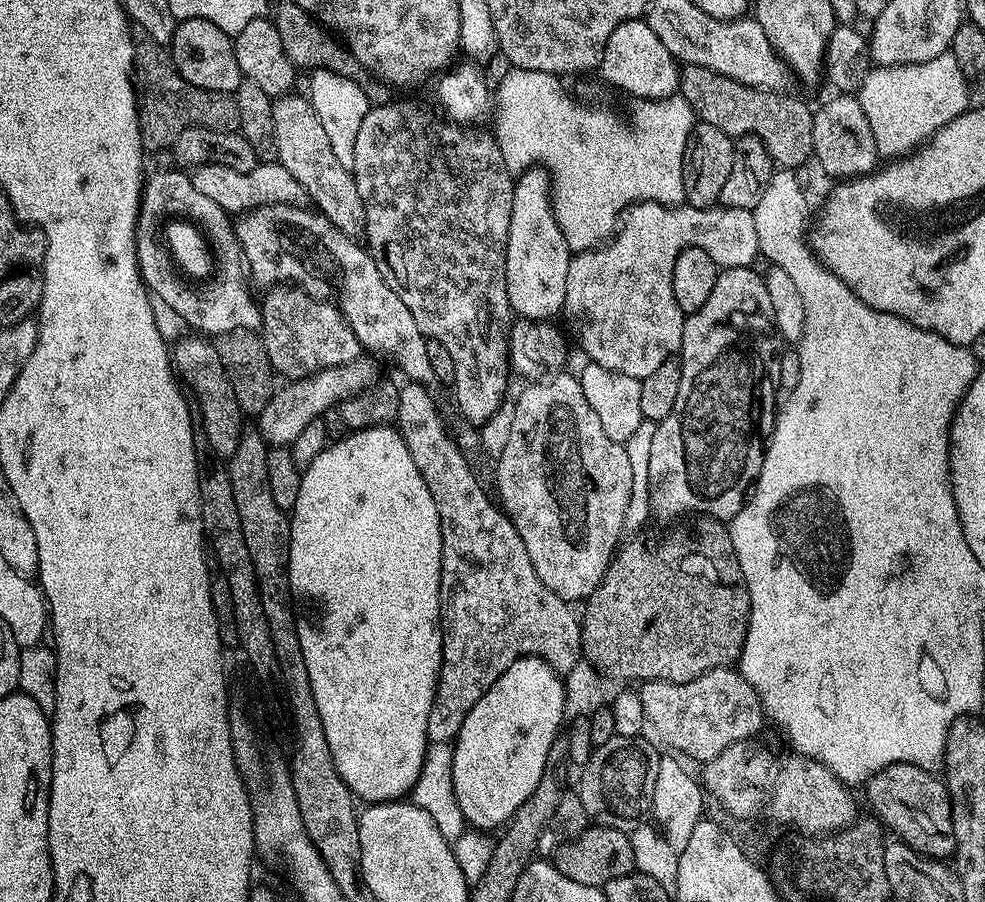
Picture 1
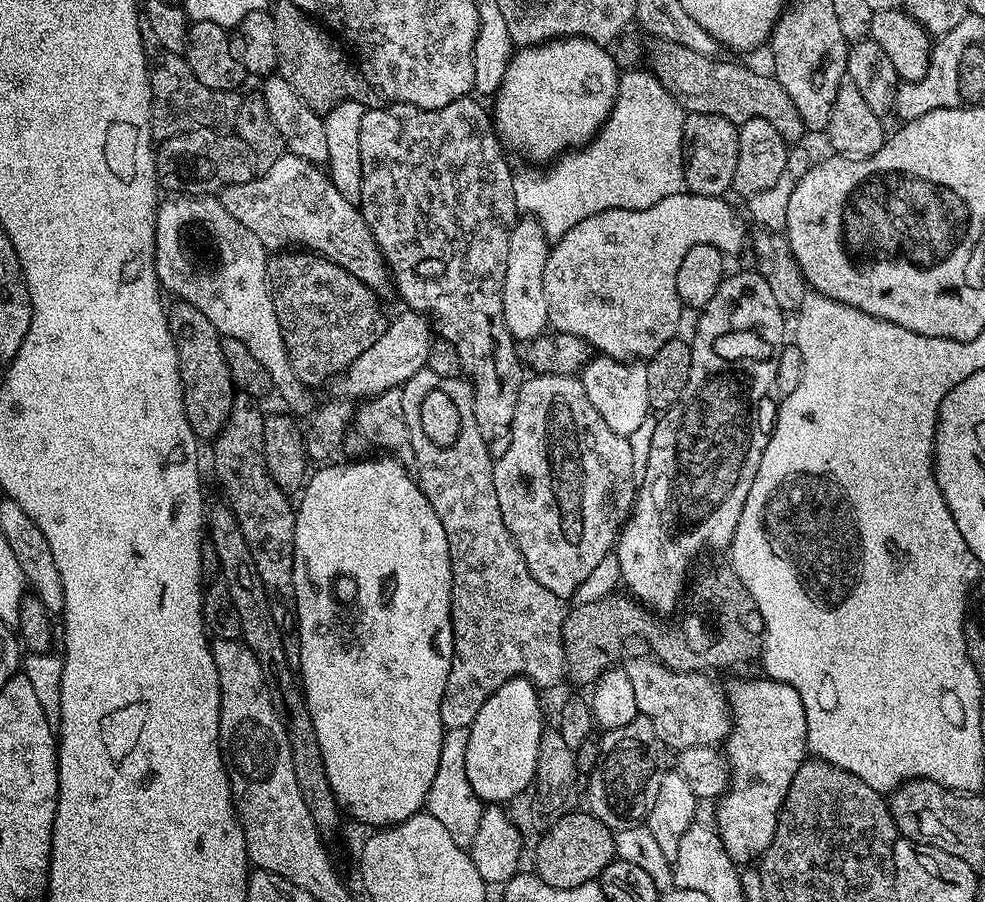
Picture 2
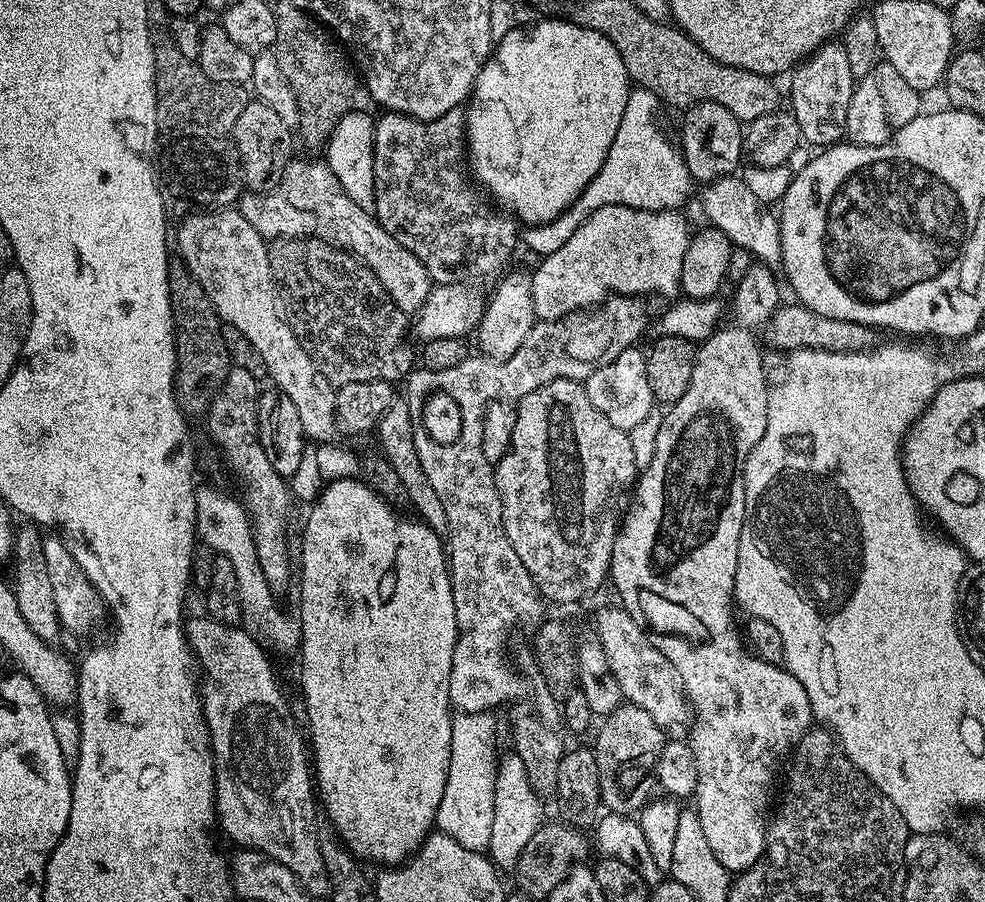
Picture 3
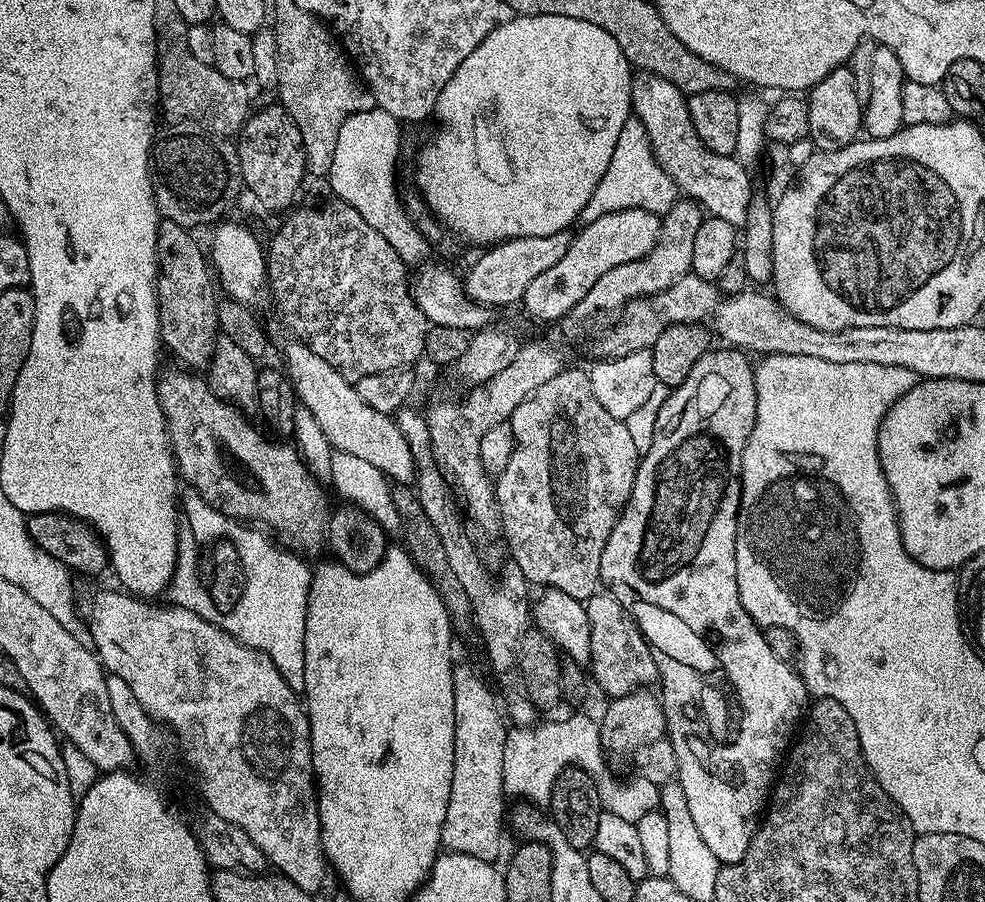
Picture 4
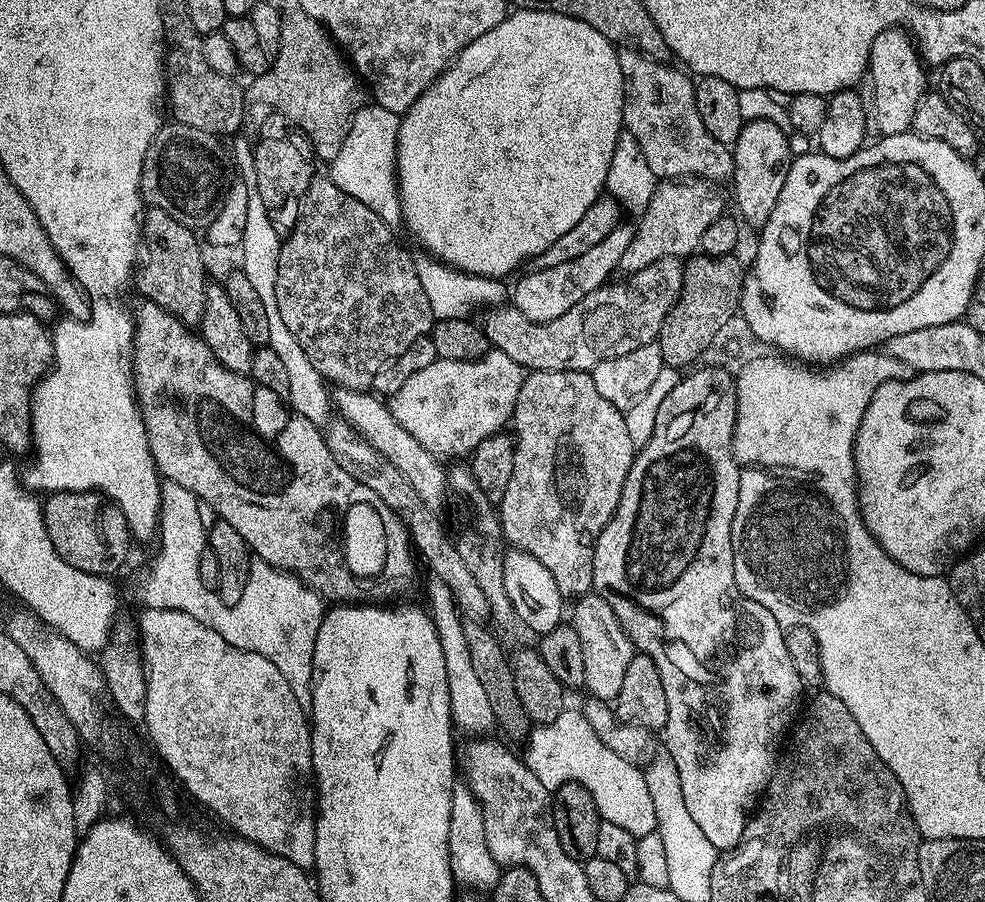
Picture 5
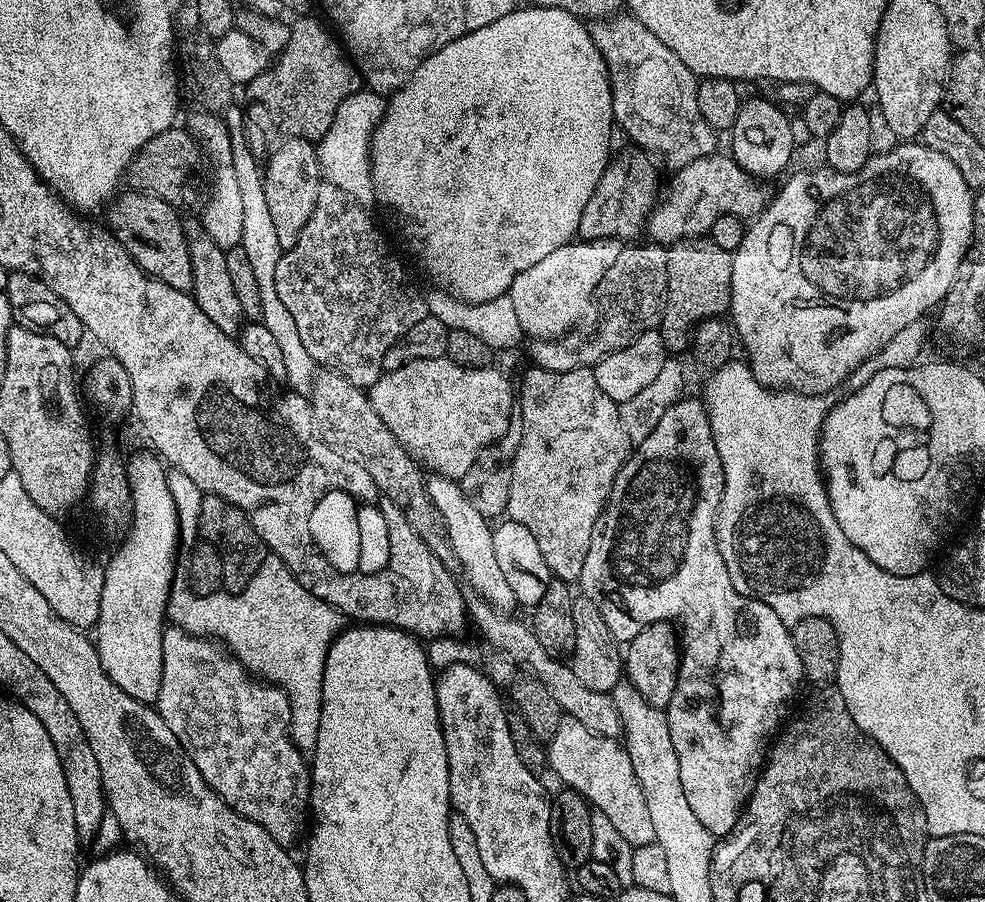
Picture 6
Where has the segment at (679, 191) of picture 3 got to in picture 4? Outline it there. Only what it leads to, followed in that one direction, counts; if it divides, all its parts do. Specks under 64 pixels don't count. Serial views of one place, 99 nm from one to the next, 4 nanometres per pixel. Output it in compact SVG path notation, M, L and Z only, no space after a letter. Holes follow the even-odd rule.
M630 118L622 126L622 134L618 134L618 146L614 146L610 166L606 166L602 182L598 182L594 194L590 194L590 202L586 202L580 220L589 224L602 218L602 214L614 214L618 210L646 210L662 218L676 205L677 199L678 189L675 182L670 174L666 174L666 170L662 170L658 158L654 158L646 126L642 126L640 120Z

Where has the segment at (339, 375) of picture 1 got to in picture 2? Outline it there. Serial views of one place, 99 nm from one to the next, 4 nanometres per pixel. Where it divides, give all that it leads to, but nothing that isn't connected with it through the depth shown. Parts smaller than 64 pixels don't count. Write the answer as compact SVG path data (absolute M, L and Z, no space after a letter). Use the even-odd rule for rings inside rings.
M404 310L393 324L391 321L385 327L383 334L366 351L358 354L358 358L354 358L354 362L350 362L350 366L346 366L339 376L331 381L331 395L336 398L371 398L380 396L391 388L400 388L426 367L433 339L434 329L429 317Z

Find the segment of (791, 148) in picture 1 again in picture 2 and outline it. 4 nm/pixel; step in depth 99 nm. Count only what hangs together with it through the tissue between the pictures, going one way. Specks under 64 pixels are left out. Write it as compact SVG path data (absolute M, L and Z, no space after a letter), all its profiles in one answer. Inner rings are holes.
M655 38L646 44L647 71L656 77L674 99L680 101L685 113L718 114L737 126L750 118L762 118L770 122L789 142L800 142L806 136L802 114L798 114L790 94L782 90L775 76L767 71L755 72L744 64L735 64L732 60L720 60L716 56L698 54L698 50L689 50L687 46L678 46L678 42L666 42Z

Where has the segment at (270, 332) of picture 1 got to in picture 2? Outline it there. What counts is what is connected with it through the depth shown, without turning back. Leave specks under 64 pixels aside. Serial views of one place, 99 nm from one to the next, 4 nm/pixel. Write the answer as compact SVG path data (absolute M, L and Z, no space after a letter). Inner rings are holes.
M280 250L275 253L268 261L268 283L272 285L272 301L274 302L274 310L276 317L280 323L282 330L282 338L284 345L288 351L288 357L292 363L294 374L298 374L298 378L306 386L313 386L312 384L327 385L333 378L339 376L340 372L346 367L350 366L350 362L354 362L354 358L358 358L358 354L362 354L369 348L374 341L383 334L386 327L386 319L384 320L384 312L380 309L381 301L378 299L372 289L366 287L364 283L358 278L354 278L354 274L350 274L342 266L338 266L332 260L319 255L311 250Z

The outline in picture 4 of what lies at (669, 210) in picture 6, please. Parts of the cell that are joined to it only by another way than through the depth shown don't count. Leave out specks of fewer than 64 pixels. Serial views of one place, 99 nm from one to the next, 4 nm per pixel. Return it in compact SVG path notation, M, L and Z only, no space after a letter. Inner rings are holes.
M687 198L677 199L676 205L661 219L658 242L654 246L654 250L640 260L626 262L622 266L614 266L614 270L602 274L602 278L598 278L598 282L594 282L594 286L590 286L590 294L586 294L586 298L582 298L582 302L575 304L568 311L568 315L559 321L558 328L564 331L565 338L568 340L578 339L583 332L588 332L595 326L599 316L613 315L612 317L615 317L623 312L624 308L632 301L641 300L643 296L653 296L655 292L666 290L671 284L678 282L678 278L689 275L692 271L692 259L694 258L694 234L698 234L701 219L702 209L696 201Z

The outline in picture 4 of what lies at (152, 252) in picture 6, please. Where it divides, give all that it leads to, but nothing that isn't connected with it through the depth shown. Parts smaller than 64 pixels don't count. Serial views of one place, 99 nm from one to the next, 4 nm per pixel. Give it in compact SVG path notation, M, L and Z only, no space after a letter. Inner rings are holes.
M161 219L158 226L158 242L156 243L156 297L160 303L160 338L165 349L170 348L188 370L204 370L212 363L212 355L216 349L216 341L221 335L218 322L218 284L210 271L210 260L200 249L189 229L178 226L178 222Z

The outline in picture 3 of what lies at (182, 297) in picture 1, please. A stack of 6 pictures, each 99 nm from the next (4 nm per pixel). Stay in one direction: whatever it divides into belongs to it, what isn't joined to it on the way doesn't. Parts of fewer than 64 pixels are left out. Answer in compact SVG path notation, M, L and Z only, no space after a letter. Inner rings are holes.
M232 206L183 217L179 224L180 229L174 232L174 248L184 259L183 267L206 290L221 321L233 324L240 333L246 334L254 350L262 354L262 362L268 367L267 379L294 402L305 437L315 442L331 441L336 410L334 385L320 373L284 319L280 290L272 277L269 245L264 237Z

